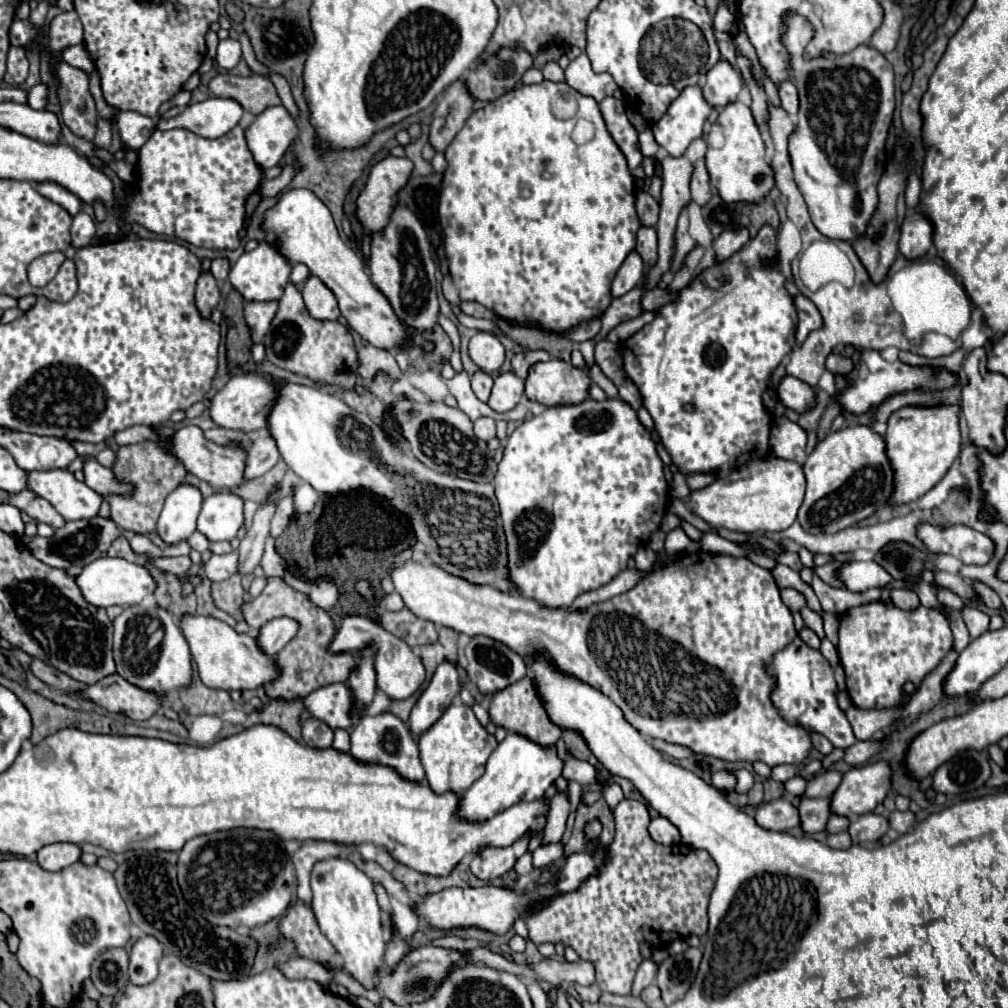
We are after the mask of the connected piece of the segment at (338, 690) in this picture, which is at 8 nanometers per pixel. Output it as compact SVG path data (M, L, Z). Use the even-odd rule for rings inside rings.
M335 683L321 687L303 699L305 709L319 721L327 723L333 731L353 727L351 719L351 695L347 695L347 683Z

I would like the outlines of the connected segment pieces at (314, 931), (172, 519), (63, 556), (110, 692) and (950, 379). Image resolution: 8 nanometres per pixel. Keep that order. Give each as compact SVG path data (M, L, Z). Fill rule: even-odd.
M297 901L297 905L287 909L279 927L285 939L295 941L295 953L299 957L319 963L327 963L335 957L335 947L319 931L311 907L307 907L303 901Z
M187 483L179 485L165 499L163 511L157 521L159 537L169 545L177 545L181 541L187 541L195 531L201 501L203 499L201 499L199 489L195 489Z
M95 517L91 521L69 521L63 527L55 529L55 533L51 537L23 537L25 547L45 565L55 567L55 569L67 569L71 565L87 565L91 561L95 561L97 557L101 557L101 553L105 553L109 549L109 545L121 535L119 527L115 525L115 521L111 519L103 519L103 517Z
M113 673L75 693L81 699L89 699L111 713L123 713L131 719L149 719L161 705L161 695L143 691L127 683L121 675Z
M861 349L861 359L859 359L857 367L849 373L849 377L855 383L839 395L839 403L845 411L851 411L855 415L871 411L875 405L883 403L889 395L899 393L899 391L907 391L907 389L915 389L915 387L923 387L923 389L933 391L933 389L951 389L951 387L959 385L959 377L949 371L939 371L935 375L929 367L909 367L901 361L889 363L877 351L871 351L871 349Z

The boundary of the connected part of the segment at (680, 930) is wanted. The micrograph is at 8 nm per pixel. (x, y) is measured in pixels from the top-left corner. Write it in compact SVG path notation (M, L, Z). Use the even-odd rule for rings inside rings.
M623 799L615 809L615 819L617 833L611 845L607 845L603 865L599 867L597 875L587 877L575 891L549 897L541 907L531 909L523 919L527 923L529 939L535 945L563 943L573 947L581 959L591 959L595 963L597 985L601 991L629 995L635 971L643 961L639 955L641 941L649 941L651 945L667 945L673 939L685 939L693 933L703 937L707 933L707 905L715 887L717 865L707 851L699 851L687 845L665 847L655 843L647 835L649 811L641 801Z

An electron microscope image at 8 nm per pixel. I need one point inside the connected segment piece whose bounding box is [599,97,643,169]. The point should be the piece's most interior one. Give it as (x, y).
(623, 133)

